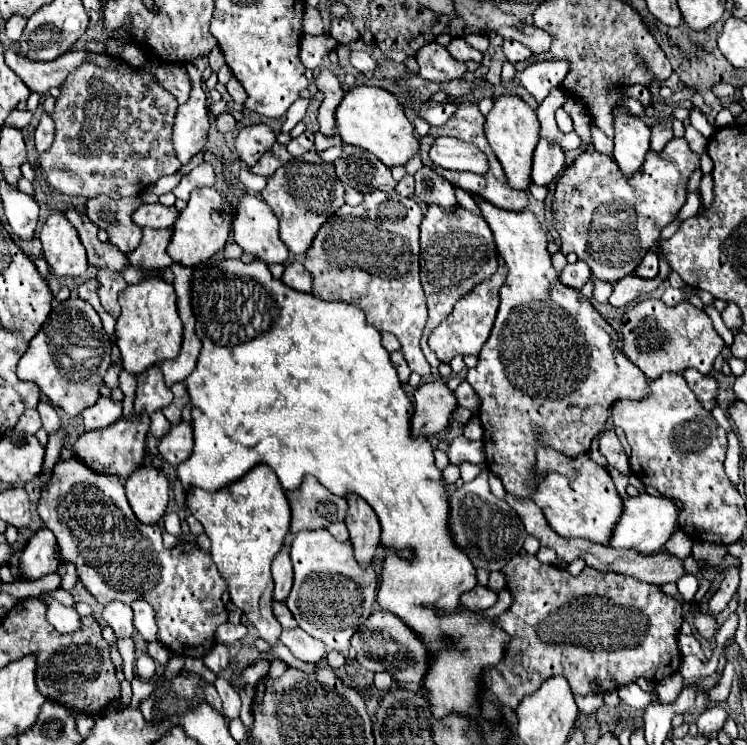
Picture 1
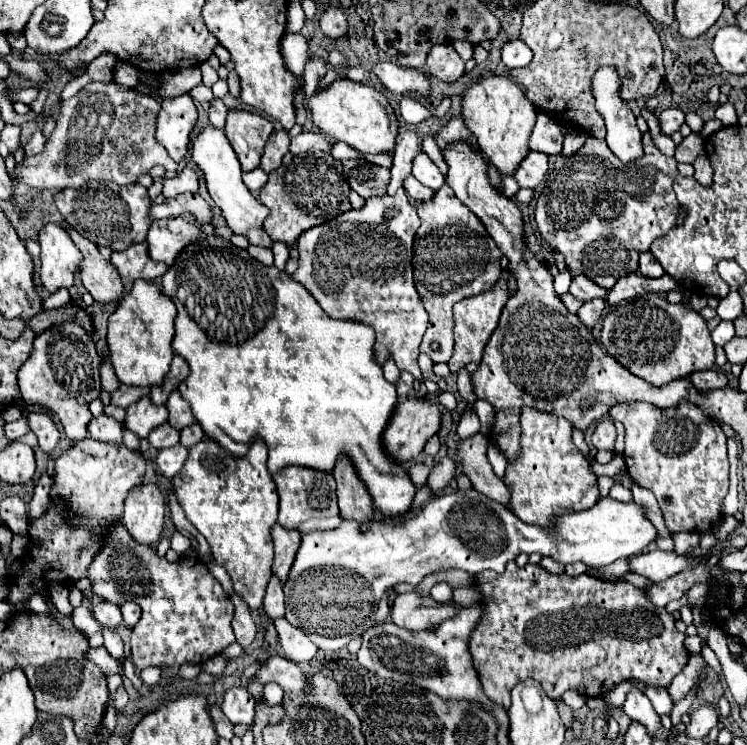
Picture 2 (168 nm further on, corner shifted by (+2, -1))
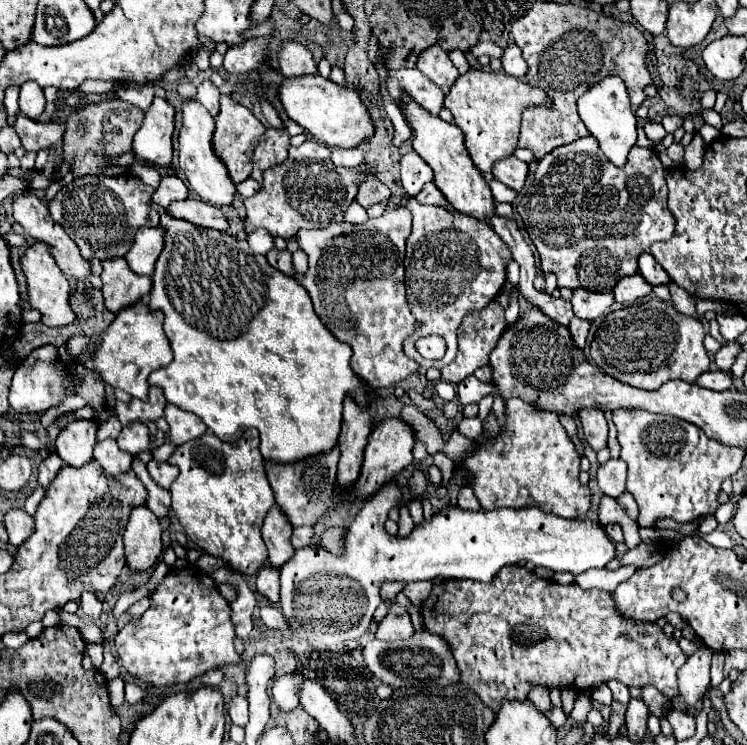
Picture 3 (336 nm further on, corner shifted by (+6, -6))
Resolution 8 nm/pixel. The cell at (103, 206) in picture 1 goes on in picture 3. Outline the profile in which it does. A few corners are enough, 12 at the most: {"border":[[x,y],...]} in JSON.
{"border":[[82,176],[48,204],[86,260],[158,226],[138,176]]}

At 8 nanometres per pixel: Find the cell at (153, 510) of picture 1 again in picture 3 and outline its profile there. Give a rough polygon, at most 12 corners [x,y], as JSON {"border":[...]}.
{"border":[[146,506],[124,530],[126,564],[148,572],[162,554],[162,526]]}

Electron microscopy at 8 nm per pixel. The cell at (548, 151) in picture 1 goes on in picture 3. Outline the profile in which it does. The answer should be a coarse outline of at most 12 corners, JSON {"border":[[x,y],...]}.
{"border":[[514,156],[494,162],[492,174],[520,192],[528,166]]}

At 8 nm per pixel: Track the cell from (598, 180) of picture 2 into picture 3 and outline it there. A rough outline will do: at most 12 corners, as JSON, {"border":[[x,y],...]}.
{"border":[[594,136],[538,160],[516,210],[560,288],[612,292],[670,240],[666,168]]}

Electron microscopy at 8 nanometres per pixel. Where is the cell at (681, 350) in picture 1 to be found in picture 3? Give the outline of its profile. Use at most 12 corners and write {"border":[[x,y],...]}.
{"border":[[650,298],[608,312],[590,344],[602,372],[642,390],[696,382],[698,318]]}

